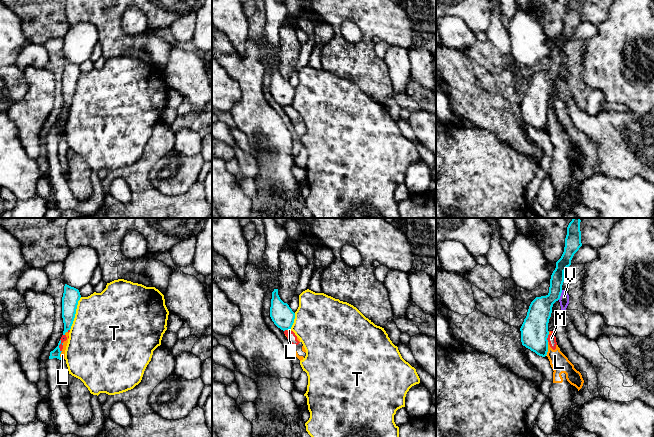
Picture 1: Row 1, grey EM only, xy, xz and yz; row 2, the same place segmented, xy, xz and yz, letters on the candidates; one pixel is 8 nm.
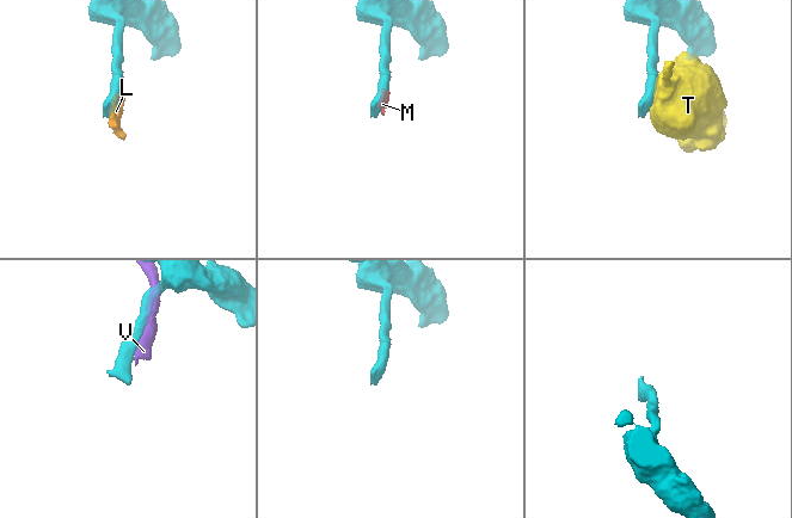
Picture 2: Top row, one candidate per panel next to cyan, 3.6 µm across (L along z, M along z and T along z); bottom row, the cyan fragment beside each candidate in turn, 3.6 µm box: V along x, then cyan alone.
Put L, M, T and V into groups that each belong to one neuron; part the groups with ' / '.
L M V / T

